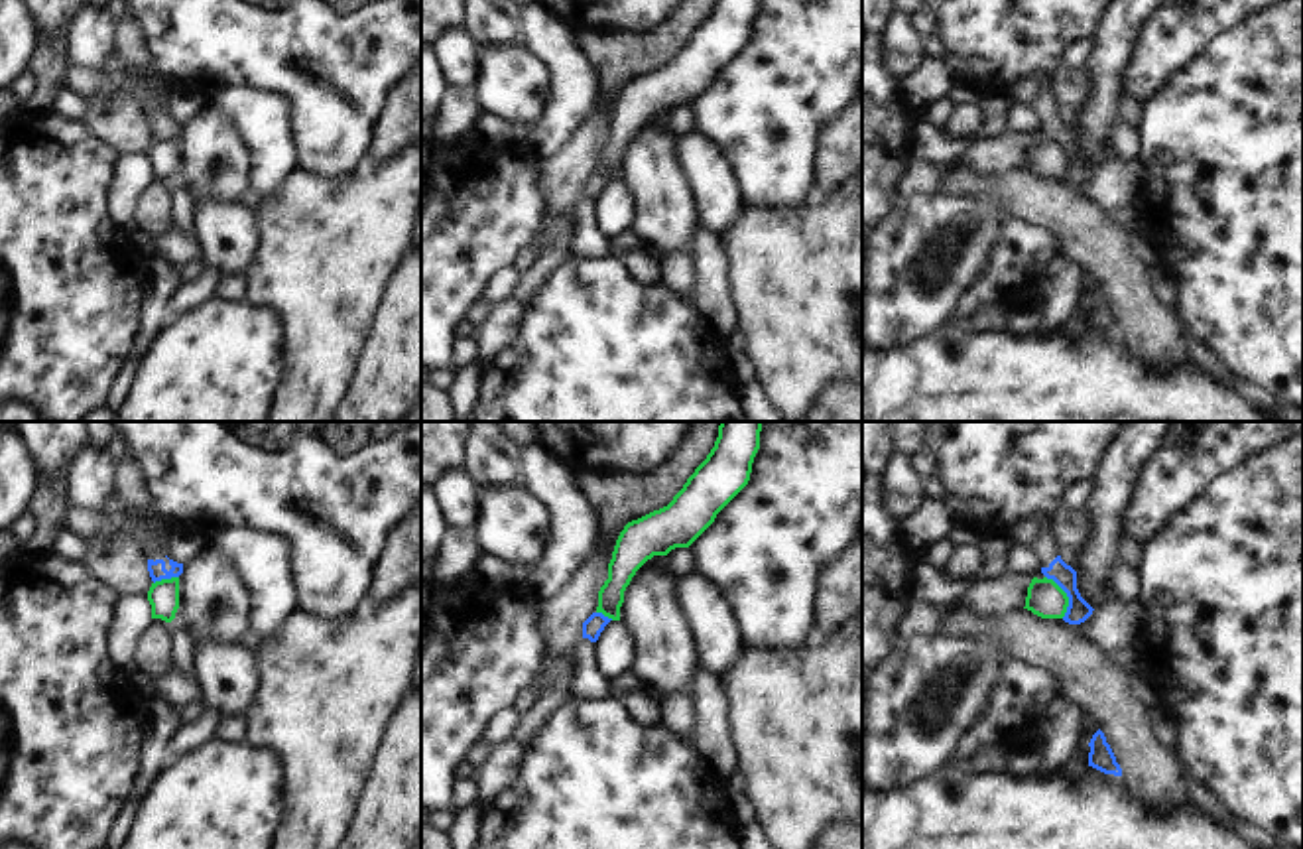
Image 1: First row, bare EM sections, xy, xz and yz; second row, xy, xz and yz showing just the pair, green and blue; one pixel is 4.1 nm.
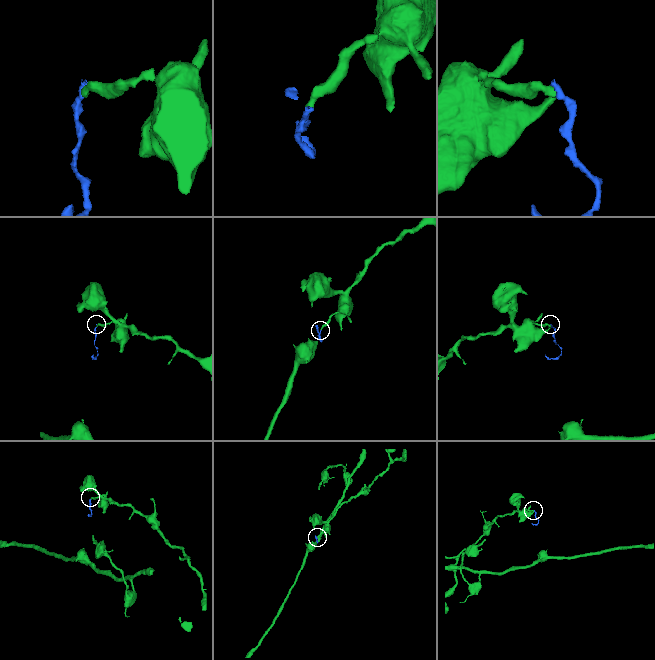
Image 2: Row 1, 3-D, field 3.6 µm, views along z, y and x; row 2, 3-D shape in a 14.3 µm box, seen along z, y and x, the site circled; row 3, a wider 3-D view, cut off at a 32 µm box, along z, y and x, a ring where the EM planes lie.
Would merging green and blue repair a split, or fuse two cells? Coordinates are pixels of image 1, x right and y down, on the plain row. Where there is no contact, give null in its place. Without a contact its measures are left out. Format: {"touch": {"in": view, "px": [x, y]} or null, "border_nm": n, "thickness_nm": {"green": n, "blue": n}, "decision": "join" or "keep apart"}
{"touch": {"in": "yz", "px": [1065, 154]}, "border_nm": 190, "thickness_nm": {"green": 150, "blue": 90}, "decision": "keep apart"}

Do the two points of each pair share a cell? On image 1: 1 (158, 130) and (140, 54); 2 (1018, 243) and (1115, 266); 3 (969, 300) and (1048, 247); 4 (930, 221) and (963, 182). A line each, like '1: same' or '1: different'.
1: same
2: different
3: same
4: different

